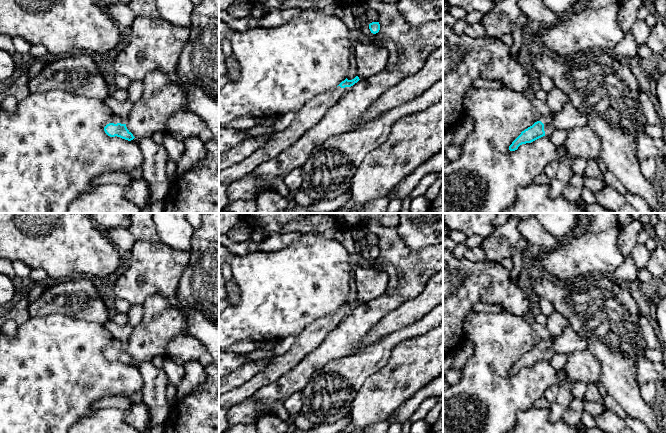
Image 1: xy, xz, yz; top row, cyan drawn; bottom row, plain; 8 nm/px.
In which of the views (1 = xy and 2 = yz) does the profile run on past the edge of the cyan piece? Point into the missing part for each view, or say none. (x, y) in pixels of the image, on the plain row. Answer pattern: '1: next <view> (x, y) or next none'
1: next xy (116, 343)
2: next yz (546, 344)

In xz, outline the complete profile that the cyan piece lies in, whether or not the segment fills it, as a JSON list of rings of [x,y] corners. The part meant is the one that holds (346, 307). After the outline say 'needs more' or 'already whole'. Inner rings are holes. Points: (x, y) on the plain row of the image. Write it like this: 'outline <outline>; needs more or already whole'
outline [[[358,300],[352,304],[346,302],[336,312],[327,314],[310,324],[297,335],[296,341],[285,354],[273,357],[268,366],[244,385],[222,394],[219,397],[219,408],[228,409],[244,402],[253,397],[259,389],[288,373],[303,357],[314,351],[359,304]]]; needs more

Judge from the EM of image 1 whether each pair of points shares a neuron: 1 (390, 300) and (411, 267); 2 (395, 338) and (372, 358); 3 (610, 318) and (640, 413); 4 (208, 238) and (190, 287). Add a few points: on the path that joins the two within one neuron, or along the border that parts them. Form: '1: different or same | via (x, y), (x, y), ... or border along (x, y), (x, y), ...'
1: same | via (399, 294), (411, 282), (411, 276)
2: same | via (389, 342), (378, 353)
3: same | via (617, 342), (618, 377), (625, 389)
4: same | via (208, 250), (208, 269), (202, 275)

